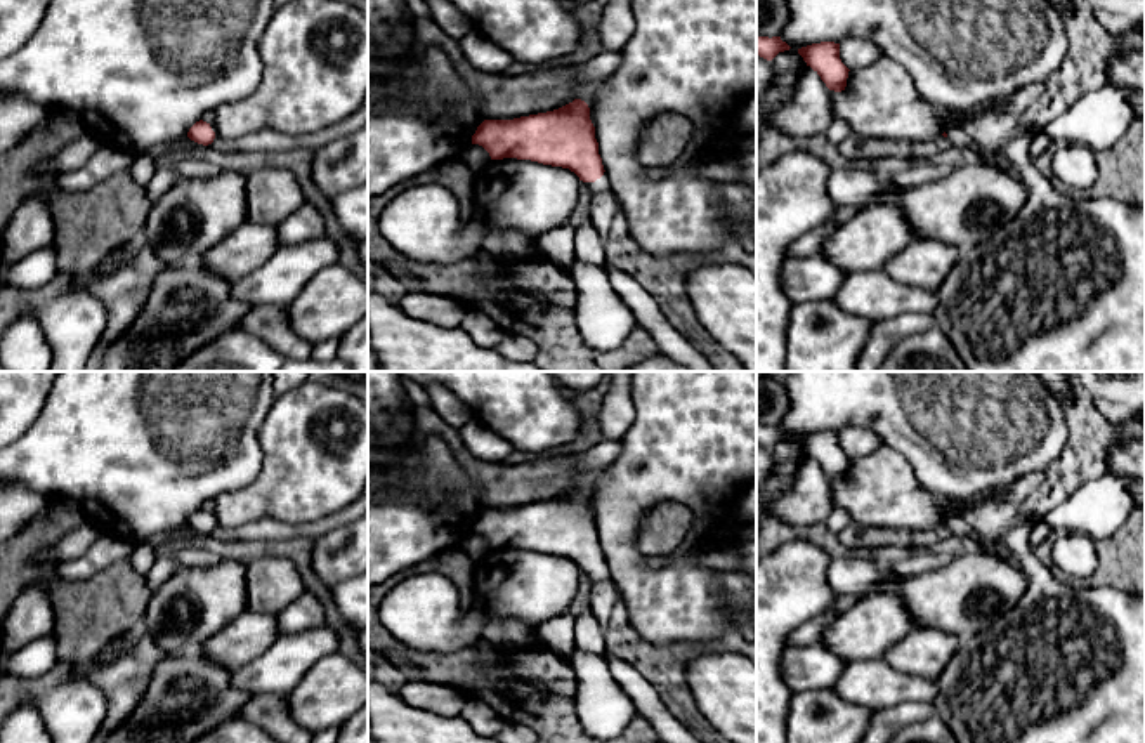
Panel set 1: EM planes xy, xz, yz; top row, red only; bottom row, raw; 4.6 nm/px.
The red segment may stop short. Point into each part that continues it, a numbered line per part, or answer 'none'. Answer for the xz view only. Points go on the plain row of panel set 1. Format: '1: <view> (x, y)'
1: xz (601, 573)

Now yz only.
1: yz (956, 525)

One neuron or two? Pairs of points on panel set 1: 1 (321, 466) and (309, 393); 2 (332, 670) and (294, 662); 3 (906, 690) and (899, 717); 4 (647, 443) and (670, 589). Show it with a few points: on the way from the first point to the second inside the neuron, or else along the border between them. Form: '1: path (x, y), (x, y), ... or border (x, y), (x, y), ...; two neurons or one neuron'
1: path (304, 448), (304, 414), (307, 410); one neuron
2: border (339, 650), (321, 657), (287, 693); two neurons
3: border (930, 700), (906, 700), (873, 712); two neurons
4: path (634, 483), (625, 492), (625, 558), (630, 563); one neuron

